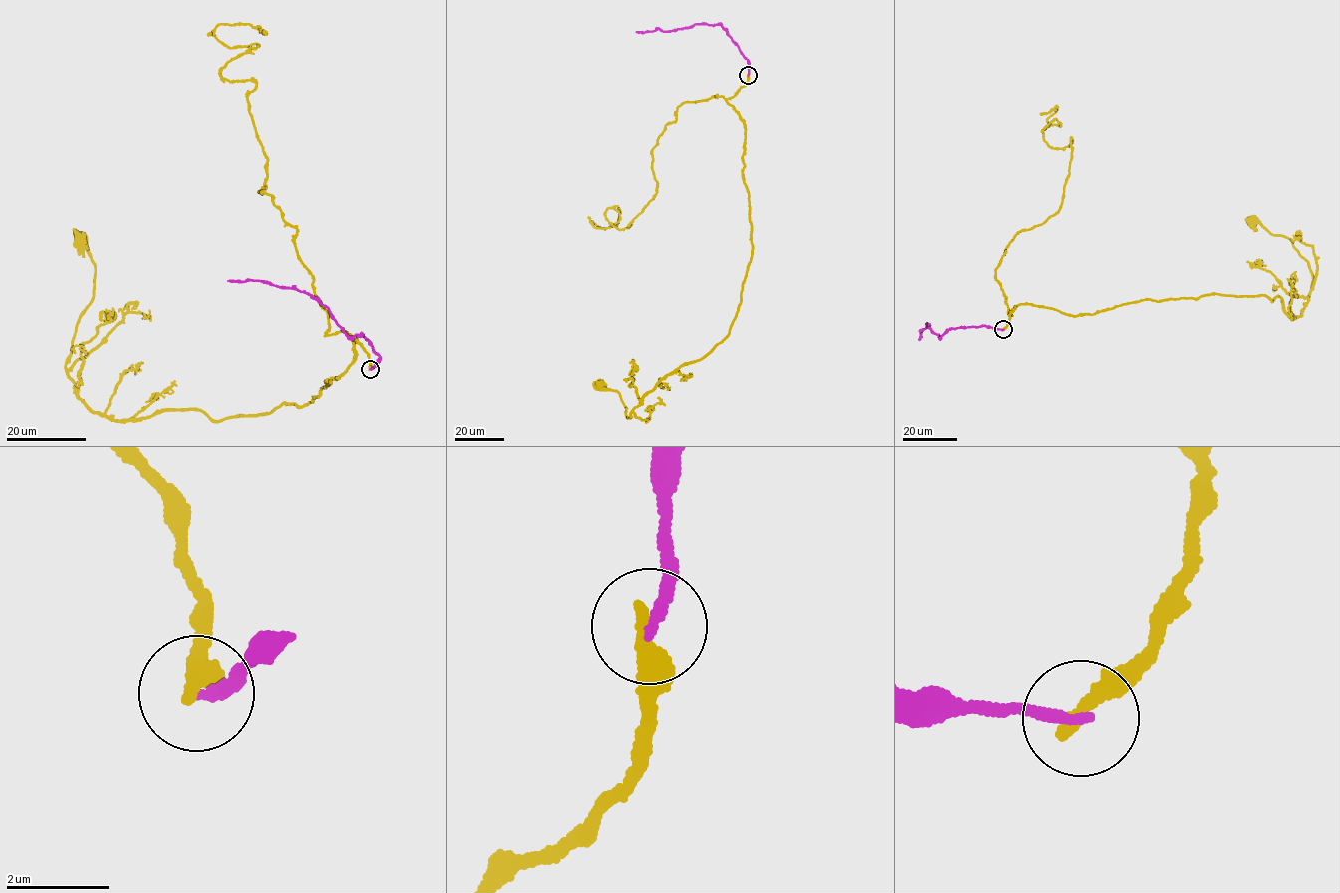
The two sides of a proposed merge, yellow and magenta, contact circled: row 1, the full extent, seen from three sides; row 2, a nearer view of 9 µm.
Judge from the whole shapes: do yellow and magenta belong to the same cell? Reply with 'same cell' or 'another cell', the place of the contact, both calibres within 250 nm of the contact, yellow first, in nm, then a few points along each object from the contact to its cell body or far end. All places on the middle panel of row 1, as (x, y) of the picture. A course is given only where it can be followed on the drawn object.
another cell; place (748, 75); calibres 340 and 200 nm; course yellow (748, 75), (727, 99), (745, 133), (752, 247), (729, 334), (667, 374), (630, 417), (619, 393), (600, 384); course magenta (748, 75), (748, 59), (721, 24), (636, 32)

